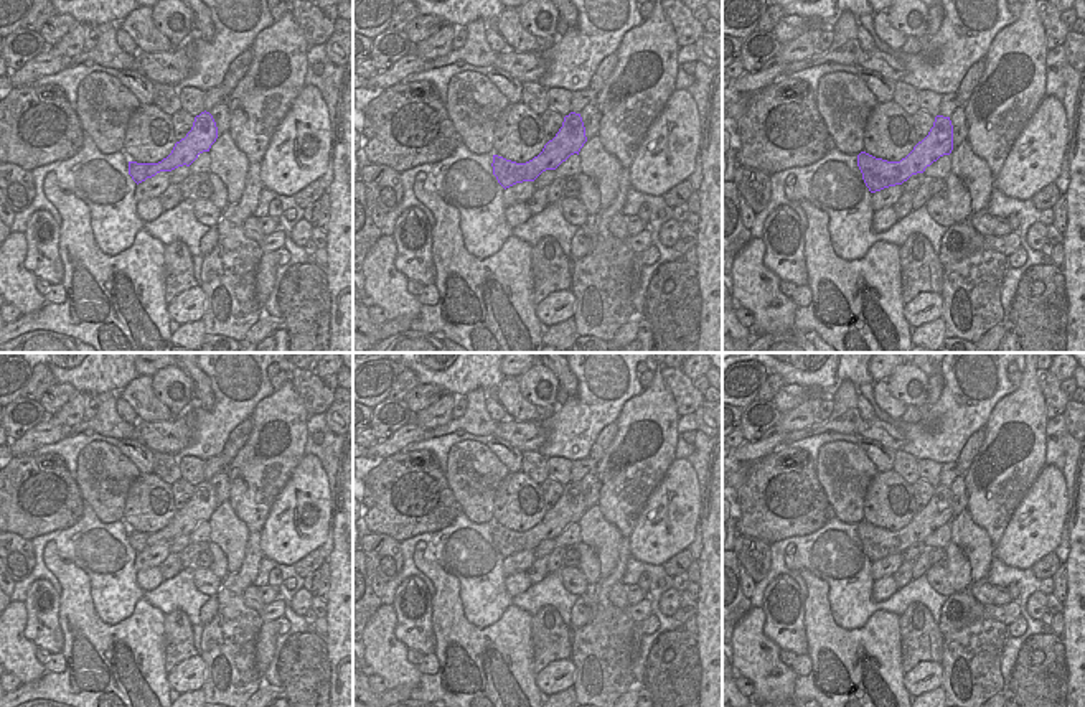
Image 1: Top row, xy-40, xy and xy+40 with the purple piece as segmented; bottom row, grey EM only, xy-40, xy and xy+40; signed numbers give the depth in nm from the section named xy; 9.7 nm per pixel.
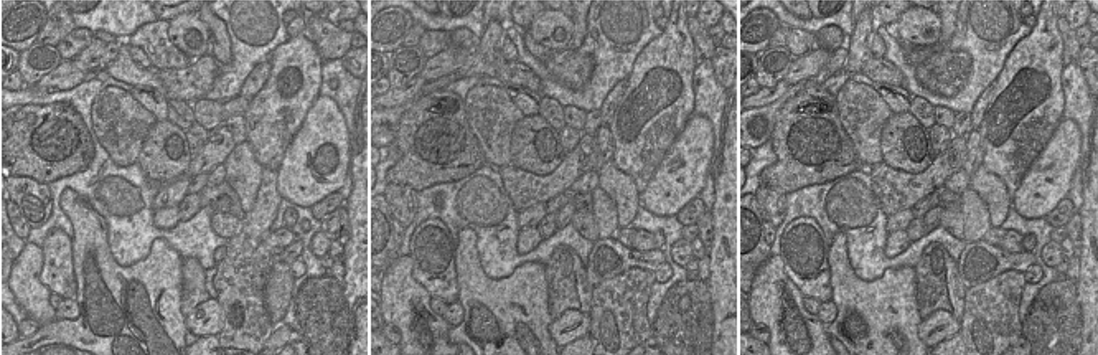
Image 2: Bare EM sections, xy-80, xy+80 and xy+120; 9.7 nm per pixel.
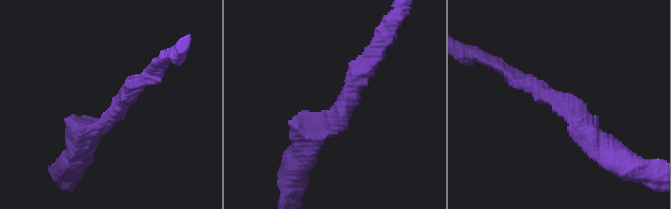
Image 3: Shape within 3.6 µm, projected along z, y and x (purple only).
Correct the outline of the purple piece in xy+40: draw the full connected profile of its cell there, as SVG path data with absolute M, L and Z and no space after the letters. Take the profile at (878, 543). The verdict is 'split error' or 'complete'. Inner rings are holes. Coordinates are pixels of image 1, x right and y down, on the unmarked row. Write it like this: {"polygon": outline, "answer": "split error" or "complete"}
{"polygon": "M937 485L928 504L900 531L876 527L866 521L857 524L857 536L871 562L902 554L912 544L923 542L927 536L953 519L953 494L950 486Z", "answer": "complete"}

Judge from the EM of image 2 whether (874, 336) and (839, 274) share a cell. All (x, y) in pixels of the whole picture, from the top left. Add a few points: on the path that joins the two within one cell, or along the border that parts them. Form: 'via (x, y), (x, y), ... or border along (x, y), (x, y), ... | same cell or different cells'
via (874, 321), (848, 289) | same cell

